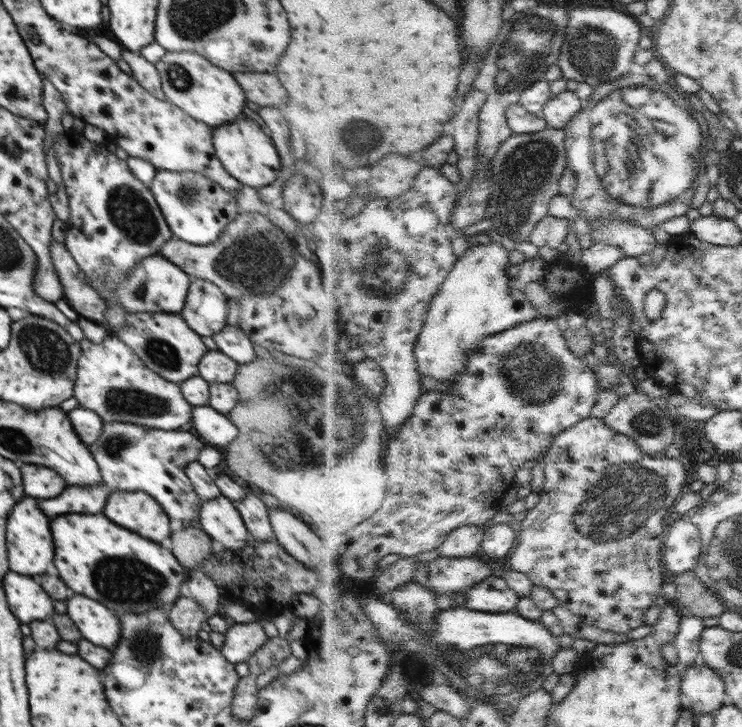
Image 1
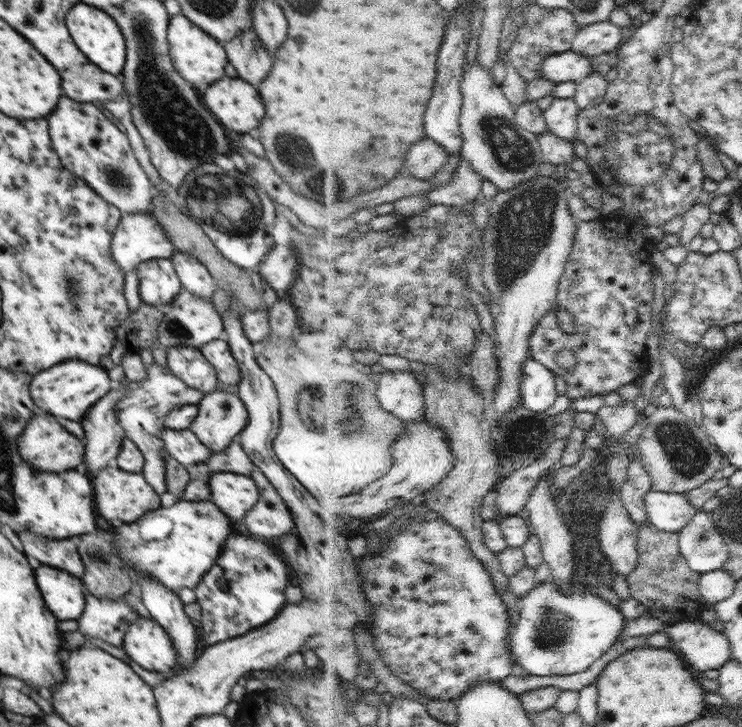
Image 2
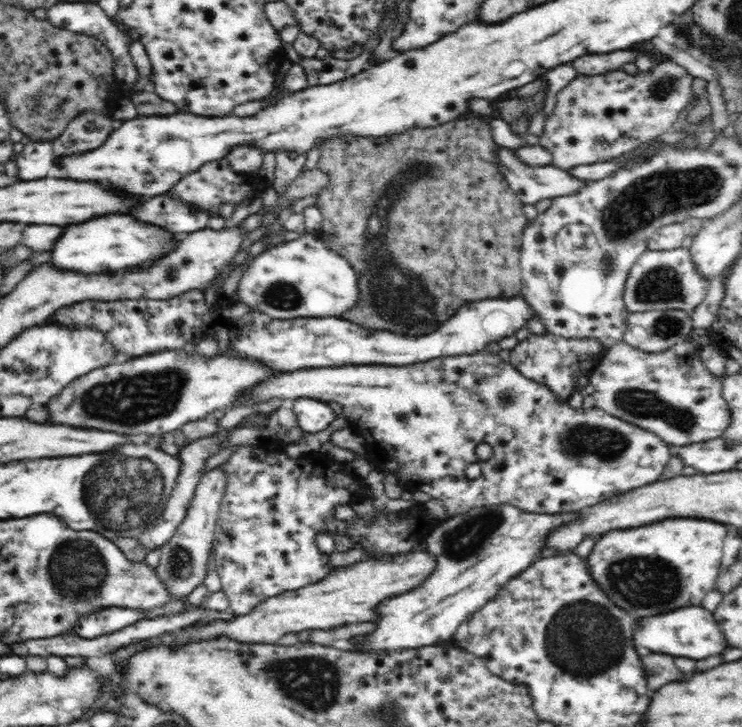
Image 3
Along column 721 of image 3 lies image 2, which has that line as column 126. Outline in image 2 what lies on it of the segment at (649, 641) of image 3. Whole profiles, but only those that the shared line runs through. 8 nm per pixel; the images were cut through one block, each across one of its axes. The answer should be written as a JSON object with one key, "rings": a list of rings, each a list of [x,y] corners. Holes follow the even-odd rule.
{"rings":[[[140,617],[134,620],[125,631],[122,646],[124,646],[126,654],[146,670],[164,673],[166,676],[172,676],[172,671],[179,670],[179,659],[172,640],[168,638],[160,624],[157,624],[153,619]]]}

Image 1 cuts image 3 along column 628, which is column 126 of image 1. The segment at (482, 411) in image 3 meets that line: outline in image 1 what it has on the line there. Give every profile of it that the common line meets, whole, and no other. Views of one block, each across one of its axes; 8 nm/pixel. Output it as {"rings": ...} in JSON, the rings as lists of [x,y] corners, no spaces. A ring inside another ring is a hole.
{"rings":[[[106,422],[102,434],[88,445],[89,451],[100,466],[104,482],[110,486],[110,490],[118,491],[144,491],[160,503],[164,512],[172,520],[182,520],[184,524],[199,518],[201,500],[194,490],[191,480],[185,473],[186,465],[197,460],[199,452],[204,444],[189,431],[160,430],[132,424],[131,422]]]}

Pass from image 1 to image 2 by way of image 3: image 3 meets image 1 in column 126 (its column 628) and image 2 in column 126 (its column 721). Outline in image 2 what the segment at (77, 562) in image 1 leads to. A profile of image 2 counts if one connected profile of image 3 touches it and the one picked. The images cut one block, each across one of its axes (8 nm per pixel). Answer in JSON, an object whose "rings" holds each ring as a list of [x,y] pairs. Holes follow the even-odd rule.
{"rings":[[[179,500],[170,508],[161,506],[134,522],[122,524],[114,530],[112,544],[118,555],[130,562],[134,572],[164,584],[167,590],[178,595],[181,589],[196,588],[204,574],[216,564],[226,537],[235,531],[216,503]]]}

